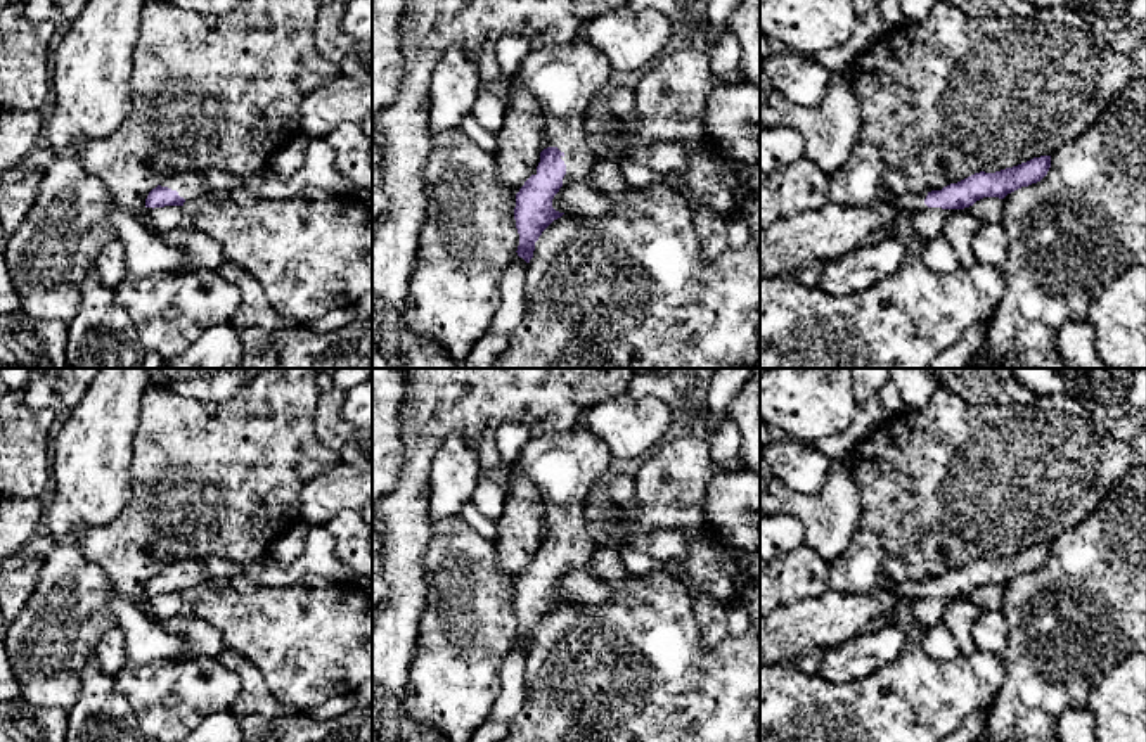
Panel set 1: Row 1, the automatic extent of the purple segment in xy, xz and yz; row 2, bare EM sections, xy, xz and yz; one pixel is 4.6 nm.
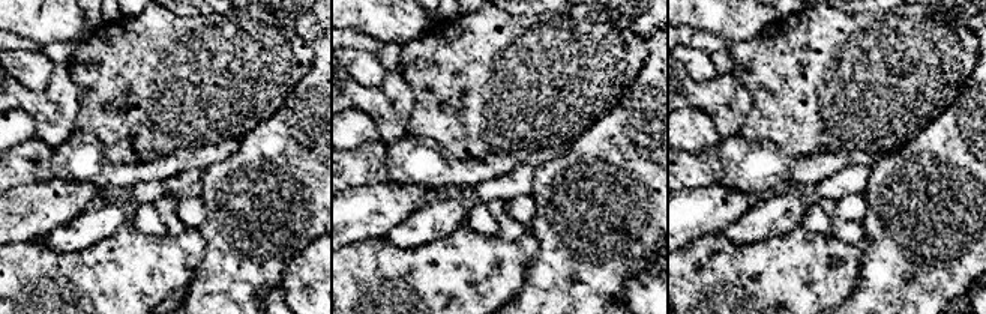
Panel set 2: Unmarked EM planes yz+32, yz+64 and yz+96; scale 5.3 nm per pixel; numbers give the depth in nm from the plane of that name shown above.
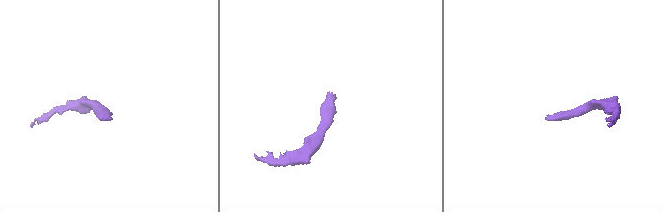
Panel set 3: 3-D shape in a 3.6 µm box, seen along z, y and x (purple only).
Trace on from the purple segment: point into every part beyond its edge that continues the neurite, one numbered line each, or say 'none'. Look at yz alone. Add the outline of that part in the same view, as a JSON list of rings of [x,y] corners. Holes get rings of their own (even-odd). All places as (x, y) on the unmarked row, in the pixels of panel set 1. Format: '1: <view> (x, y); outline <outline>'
1: yz (911, 590); outline [[[919,579],[919,581],[902,581],[895,585],[895,593],[900,595],[902,598],[914,602],[917,598],[928,597],[924,592],[928,579]]]

